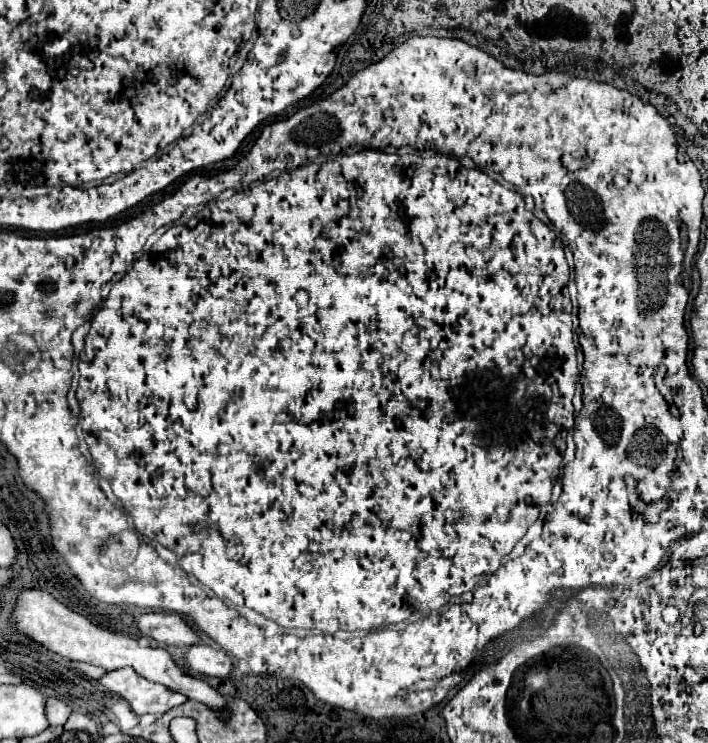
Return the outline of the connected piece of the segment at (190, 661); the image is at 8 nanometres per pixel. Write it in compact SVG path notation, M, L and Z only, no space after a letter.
M191 645L183 655L183 667L209 677L227 677L231 673L231 657L209 645Z

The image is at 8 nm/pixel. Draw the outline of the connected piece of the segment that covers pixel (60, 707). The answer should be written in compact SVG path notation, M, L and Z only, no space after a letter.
M47 699L45 703L45 713L47 713L47 721L51 727L57 727L57 725L63 725L67 721L67 717L71 715L71 709L63 703L63 701L57 701L57 699Z

